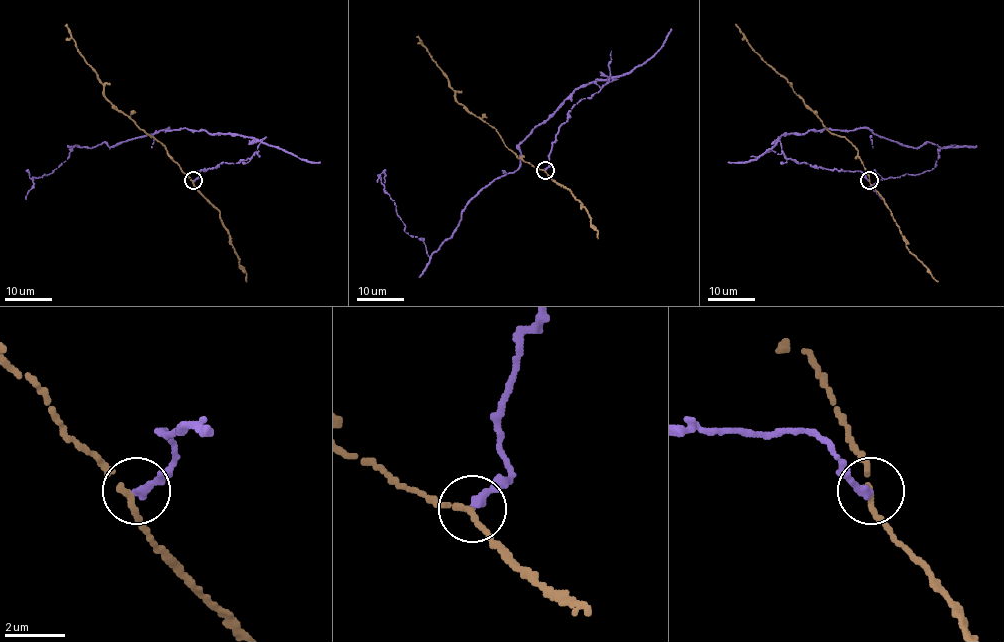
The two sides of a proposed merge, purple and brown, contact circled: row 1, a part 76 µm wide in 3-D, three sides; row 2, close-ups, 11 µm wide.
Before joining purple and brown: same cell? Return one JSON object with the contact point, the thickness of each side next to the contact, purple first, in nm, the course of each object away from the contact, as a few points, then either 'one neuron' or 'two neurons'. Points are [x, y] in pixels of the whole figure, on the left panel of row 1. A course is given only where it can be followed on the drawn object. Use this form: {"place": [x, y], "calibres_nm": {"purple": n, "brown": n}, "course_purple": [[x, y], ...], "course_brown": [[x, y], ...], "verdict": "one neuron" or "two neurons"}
{"place": [193, 180], "calibres_nm": {"purple": 320, "brown": 200}, "course_purple": [[193, 180], [250, 158], [259, 140], [168, 128], [110, 147], [73, 146], [53, 171], [33, 177], [26, 199]], "course_brown": [[193, 180], [154, 137], [105, 99], [104, 84], [79, 54], [66, 24]], "verdict": "two neurons"}

